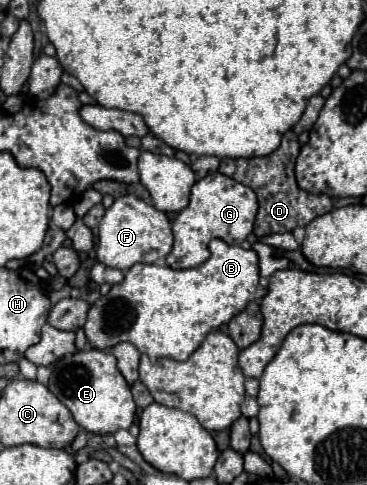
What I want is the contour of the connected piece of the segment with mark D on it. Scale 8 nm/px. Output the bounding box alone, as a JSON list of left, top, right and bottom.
[219,130,333,238]

